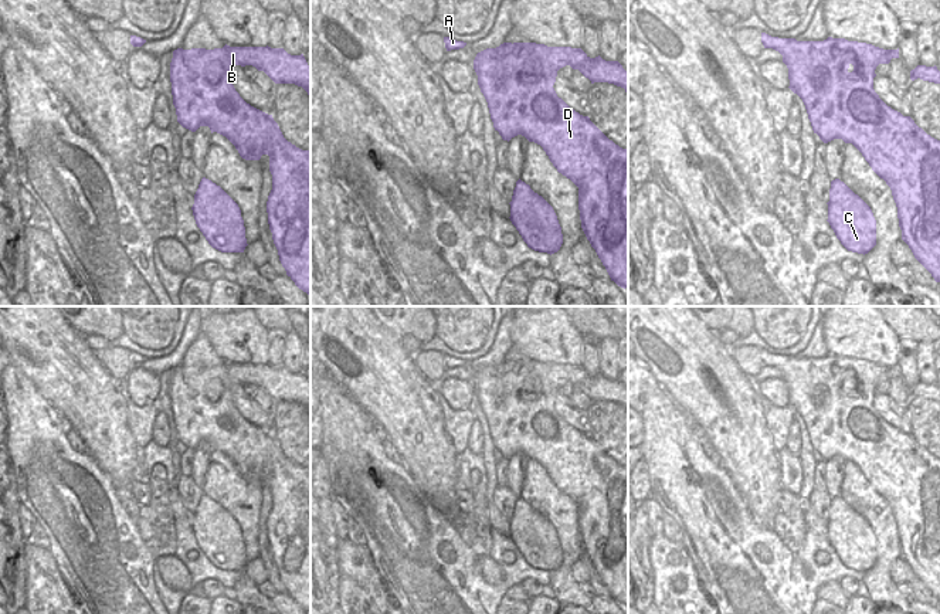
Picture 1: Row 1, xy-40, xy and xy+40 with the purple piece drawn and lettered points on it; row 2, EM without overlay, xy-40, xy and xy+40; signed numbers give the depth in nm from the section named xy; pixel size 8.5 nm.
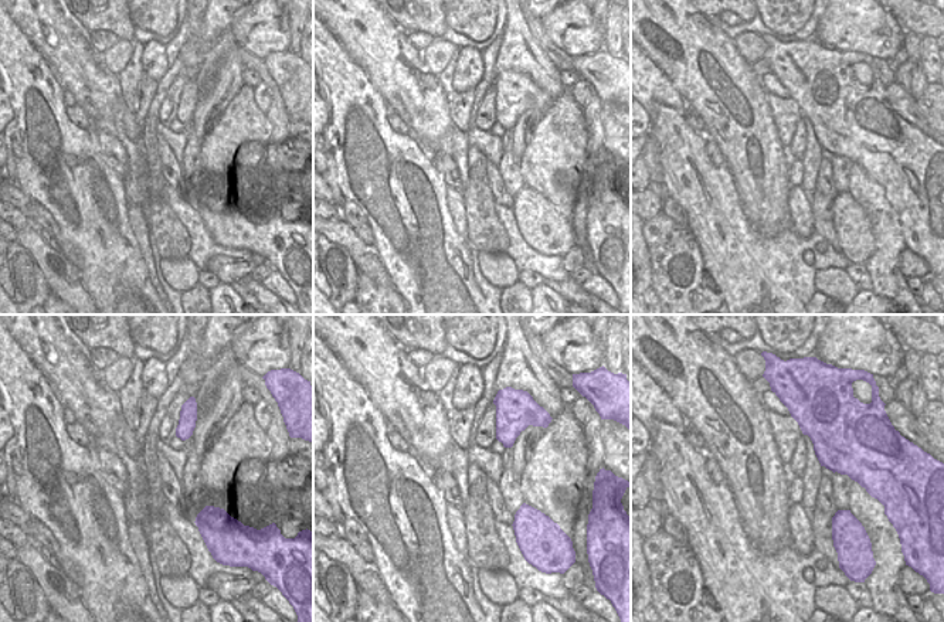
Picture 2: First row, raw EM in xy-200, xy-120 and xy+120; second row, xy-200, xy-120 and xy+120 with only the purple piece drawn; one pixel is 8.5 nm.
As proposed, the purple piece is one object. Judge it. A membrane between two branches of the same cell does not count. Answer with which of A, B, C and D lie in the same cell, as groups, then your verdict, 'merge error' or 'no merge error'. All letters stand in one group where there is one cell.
A B C D; no merge error

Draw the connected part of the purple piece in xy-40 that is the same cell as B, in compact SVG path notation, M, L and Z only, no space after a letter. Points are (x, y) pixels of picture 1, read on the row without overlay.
M230 364L206 367L177 366L170 380L170 400L177 440L196 450L208 444L225 454L245 478L269 474L272 508L267 519L268 542L279 579L295 603L310 614L310 469L288 459L272 432L247 421L233 403L231 383L252 383L275 401L295 401L310 414L310 384L303 372L291 373L284 366Z

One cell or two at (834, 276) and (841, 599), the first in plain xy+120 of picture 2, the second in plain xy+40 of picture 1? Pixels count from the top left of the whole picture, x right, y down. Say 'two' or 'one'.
one

